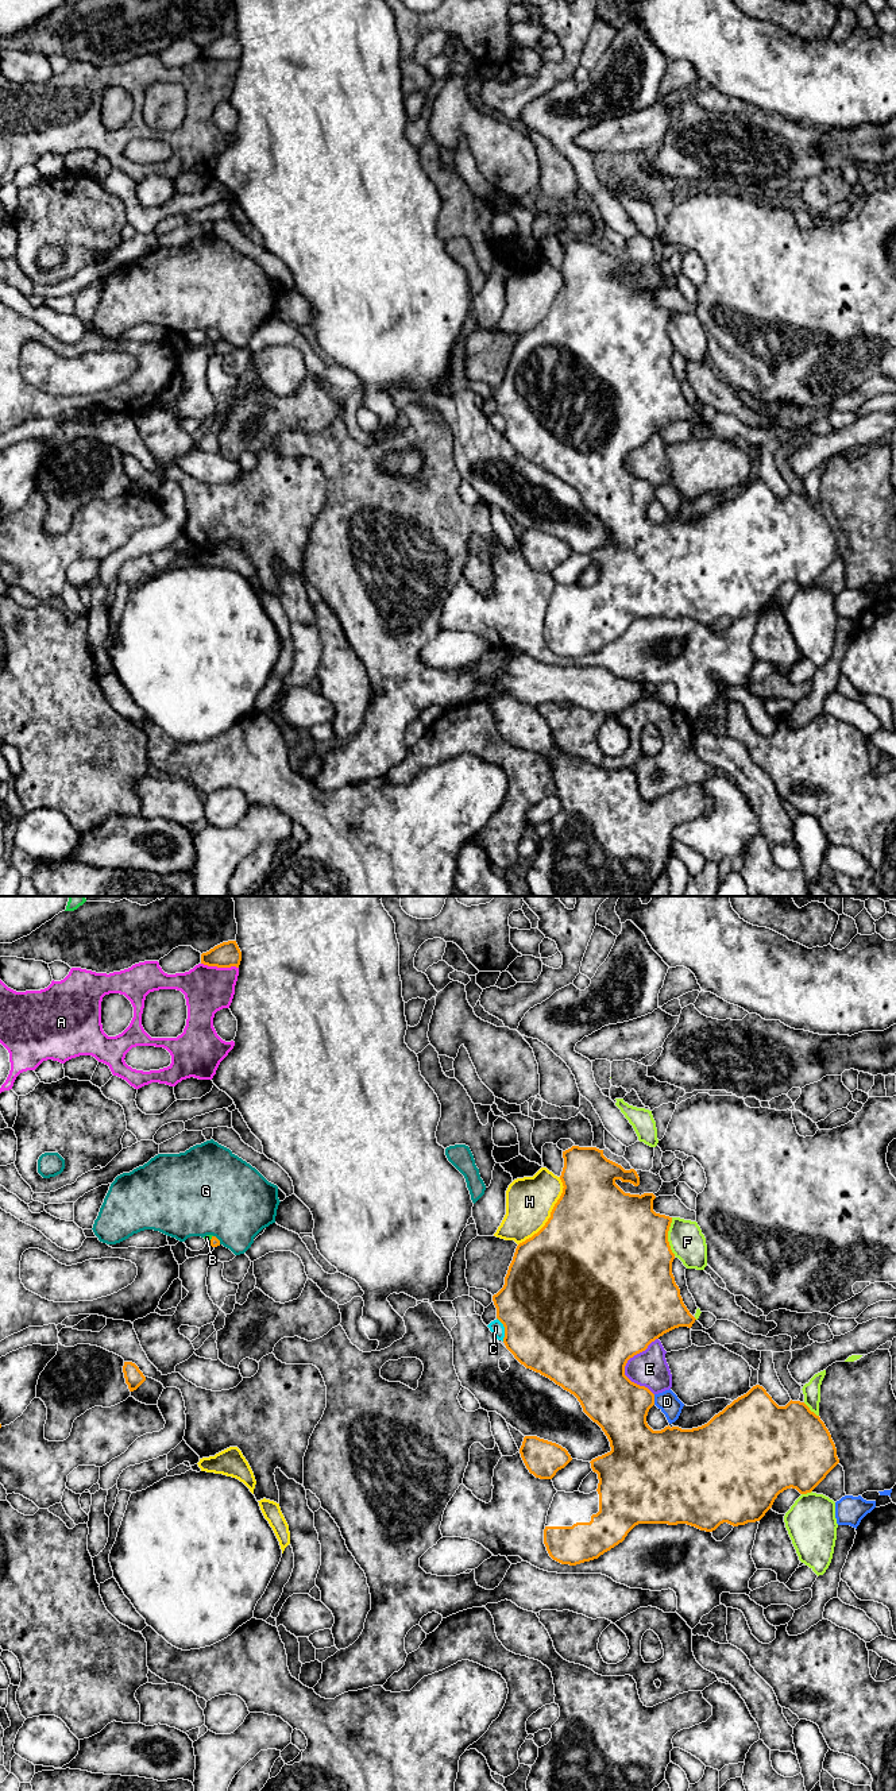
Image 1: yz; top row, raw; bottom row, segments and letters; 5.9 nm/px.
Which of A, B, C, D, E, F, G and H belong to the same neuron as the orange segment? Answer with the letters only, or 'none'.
B

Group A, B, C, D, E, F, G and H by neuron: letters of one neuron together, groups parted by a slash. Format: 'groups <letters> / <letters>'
groups A / B / C / D / E / F / G / H

